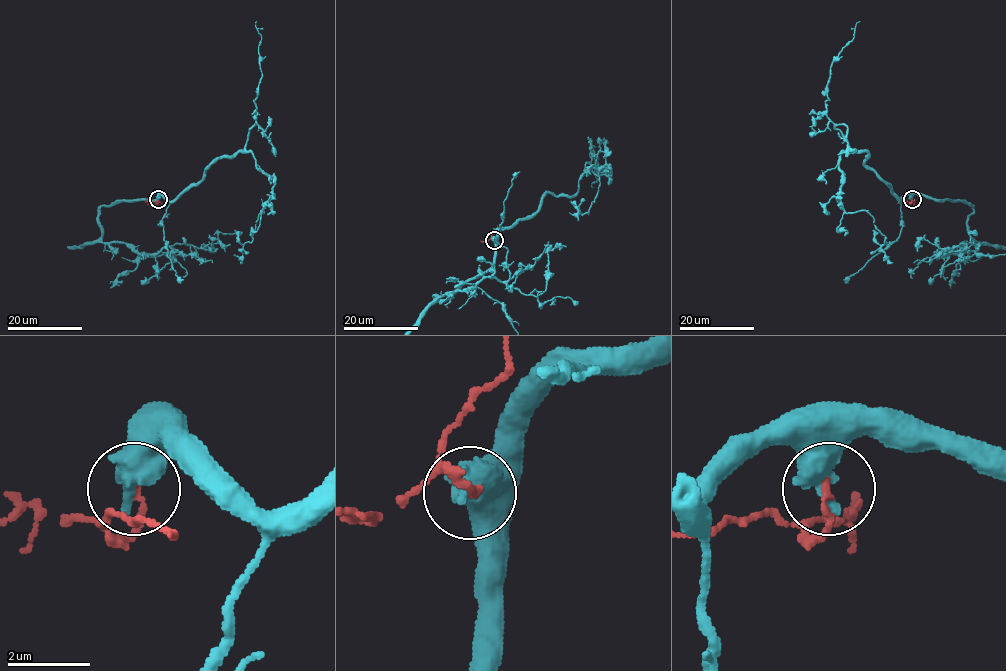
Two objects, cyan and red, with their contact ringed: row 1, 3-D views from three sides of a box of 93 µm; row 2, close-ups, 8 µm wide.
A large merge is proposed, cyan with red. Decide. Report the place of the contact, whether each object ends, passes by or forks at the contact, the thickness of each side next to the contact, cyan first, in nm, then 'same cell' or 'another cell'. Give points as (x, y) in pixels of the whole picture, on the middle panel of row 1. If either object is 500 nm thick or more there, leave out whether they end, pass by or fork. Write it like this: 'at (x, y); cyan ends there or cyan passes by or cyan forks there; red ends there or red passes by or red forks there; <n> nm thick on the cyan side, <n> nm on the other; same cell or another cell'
at (494, 240); 600 nm thick on the cyan side, 150 nm on the other; another cell

